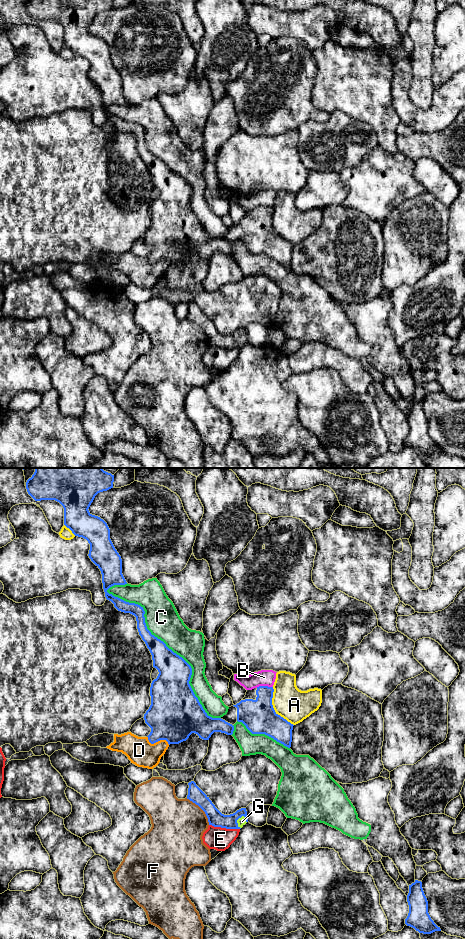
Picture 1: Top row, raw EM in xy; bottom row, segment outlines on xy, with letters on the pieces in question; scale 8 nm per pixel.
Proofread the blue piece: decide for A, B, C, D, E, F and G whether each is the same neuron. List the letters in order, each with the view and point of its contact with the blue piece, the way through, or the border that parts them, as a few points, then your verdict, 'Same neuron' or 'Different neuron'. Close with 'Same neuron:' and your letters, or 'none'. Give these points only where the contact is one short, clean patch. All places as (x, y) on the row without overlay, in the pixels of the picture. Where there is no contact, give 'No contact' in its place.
A: Touches blue at xy (273, 228). Different neuron
B: Touches blue at xy (264, 206). Different neuron
C: Touches blue at xy (168, 168). Different neuron
D: Touches blue at xy (157, 261). Different neuron
E: Touches blue at xy (224, 347). Different neuron
F: Touches blue at xy (201, 328). Different neuron
G: Touches blue at xy (236, 341). Path across: xy (215, 338), (223, 341), (236, 341), (241, 341). Same neuron
Same neuron: G

